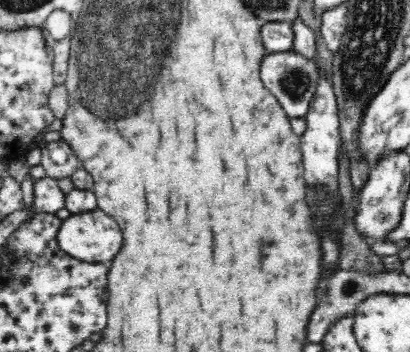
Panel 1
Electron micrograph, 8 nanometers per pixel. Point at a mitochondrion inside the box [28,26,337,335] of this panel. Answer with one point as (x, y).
(295, 83)

